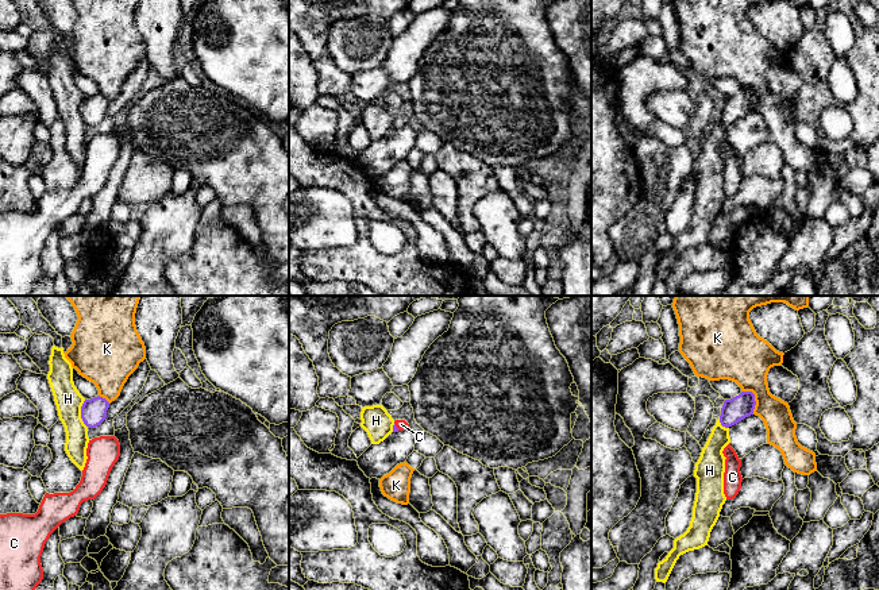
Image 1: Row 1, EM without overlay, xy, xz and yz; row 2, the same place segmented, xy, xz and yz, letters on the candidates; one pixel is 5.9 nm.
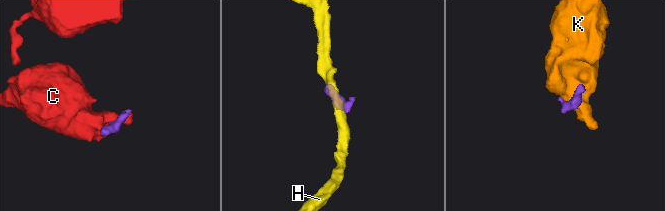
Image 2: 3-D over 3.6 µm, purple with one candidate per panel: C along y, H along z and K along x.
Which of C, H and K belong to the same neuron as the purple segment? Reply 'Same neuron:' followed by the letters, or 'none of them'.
Same neuron: C

